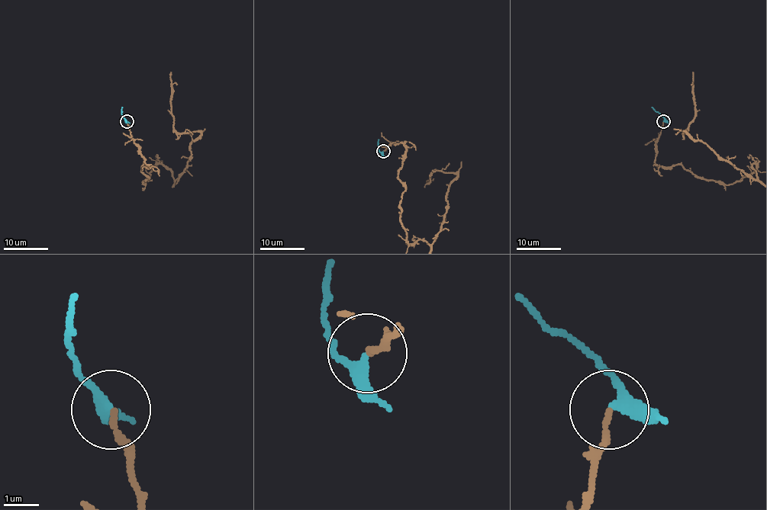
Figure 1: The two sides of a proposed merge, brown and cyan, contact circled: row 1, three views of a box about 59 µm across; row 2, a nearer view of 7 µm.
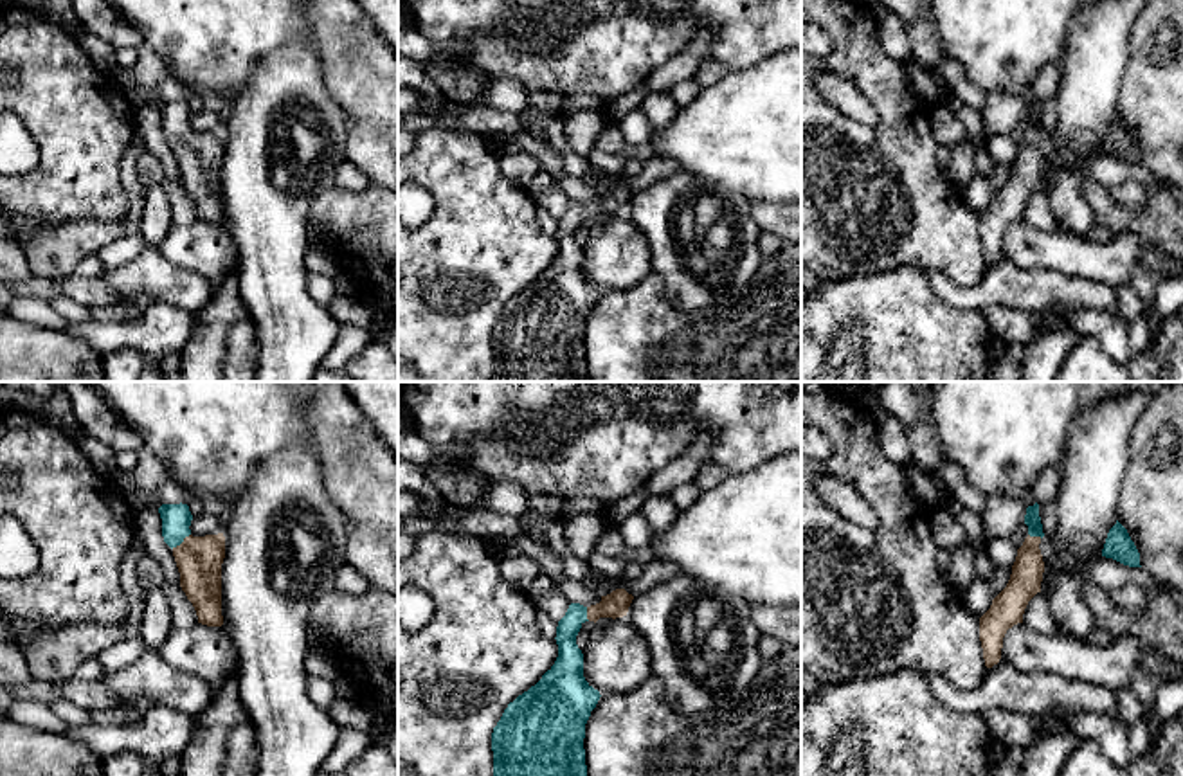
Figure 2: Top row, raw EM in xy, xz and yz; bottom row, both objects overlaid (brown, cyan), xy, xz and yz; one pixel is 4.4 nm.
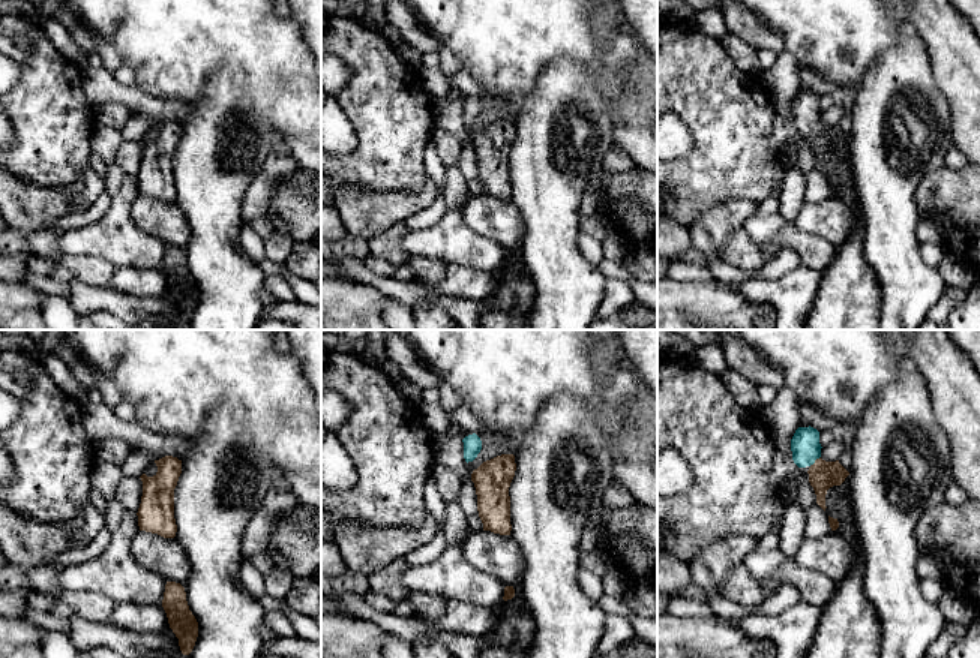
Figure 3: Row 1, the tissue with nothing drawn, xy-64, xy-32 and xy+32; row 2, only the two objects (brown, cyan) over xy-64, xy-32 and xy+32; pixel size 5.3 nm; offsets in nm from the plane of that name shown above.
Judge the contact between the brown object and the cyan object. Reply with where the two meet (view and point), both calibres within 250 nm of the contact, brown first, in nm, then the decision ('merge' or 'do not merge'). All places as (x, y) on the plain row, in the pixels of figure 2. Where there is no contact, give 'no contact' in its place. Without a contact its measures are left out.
xy (182, 139) | 200/130 nm | merge

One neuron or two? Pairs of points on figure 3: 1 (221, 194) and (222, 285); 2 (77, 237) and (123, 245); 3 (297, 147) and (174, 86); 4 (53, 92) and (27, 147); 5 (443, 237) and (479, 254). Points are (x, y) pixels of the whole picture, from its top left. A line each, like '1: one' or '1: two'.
1: one
2: one
3: two
4: one
5: one

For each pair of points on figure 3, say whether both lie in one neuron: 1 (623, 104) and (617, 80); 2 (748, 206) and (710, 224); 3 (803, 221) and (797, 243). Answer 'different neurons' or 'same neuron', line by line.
1: different neurons
2: same neuron
3: different neurons

